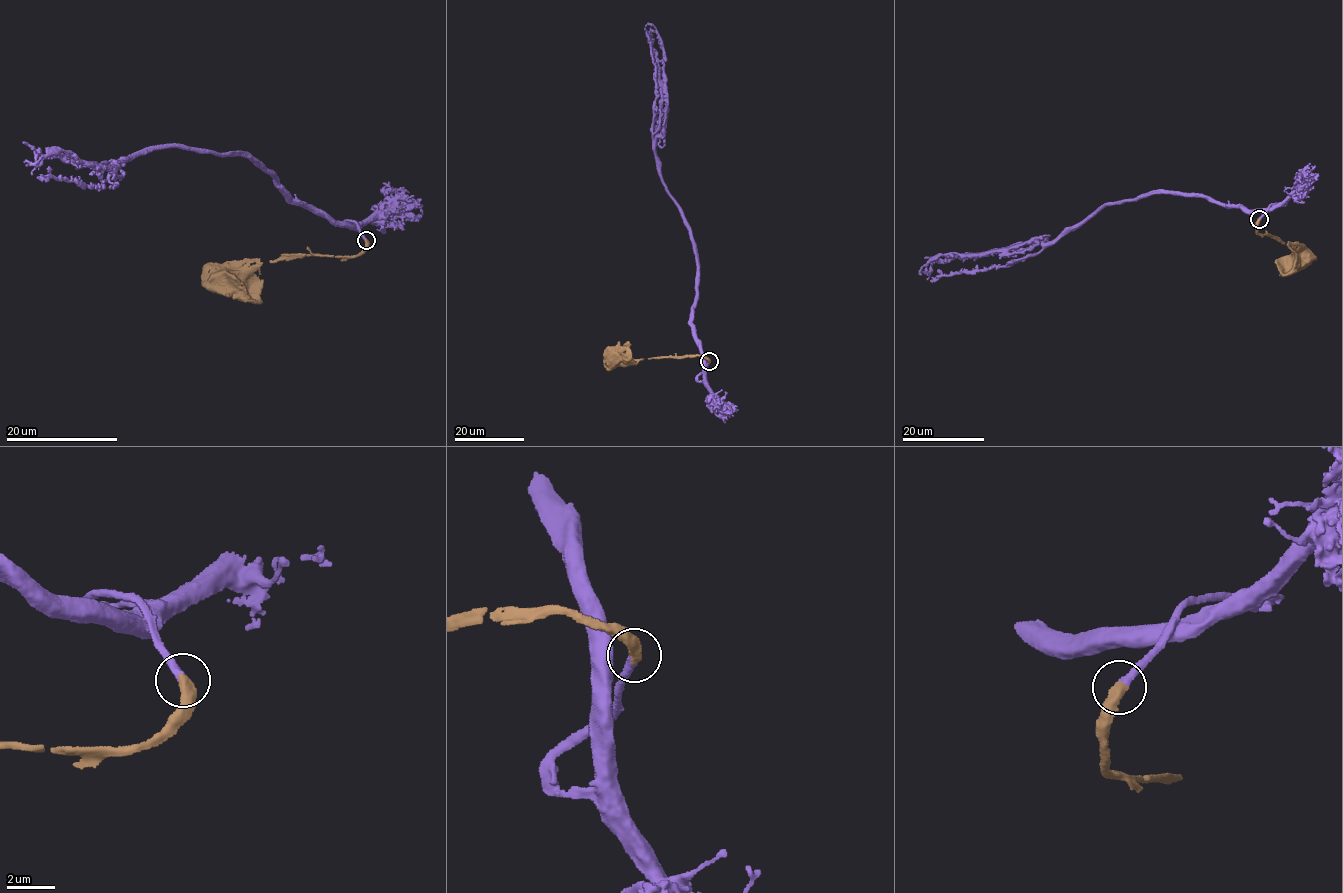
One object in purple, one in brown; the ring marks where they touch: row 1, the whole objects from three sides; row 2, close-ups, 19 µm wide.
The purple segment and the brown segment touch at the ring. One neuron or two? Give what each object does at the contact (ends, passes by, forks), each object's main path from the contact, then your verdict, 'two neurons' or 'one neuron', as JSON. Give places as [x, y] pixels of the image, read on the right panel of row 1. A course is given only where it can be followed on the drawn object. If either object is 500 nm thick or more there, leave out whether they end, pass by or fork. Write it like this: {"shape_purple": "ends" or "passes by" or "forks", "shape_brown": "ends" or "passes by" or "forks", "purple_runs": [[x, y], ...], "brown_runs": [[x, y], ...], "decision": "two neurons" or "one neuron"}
{"purple_runs": [[1259, 219], [1266, 210], [1192, 194], [1137, 196], [1101, 206], [1048, 242], [964, 259], [938, 255], [925, 272]], "brown_runs": [[1259, 219], [1255, 232], [1280, 239], [1288, 245], [1296, 266], [1294, 269]], "decision": "one neuron"}

